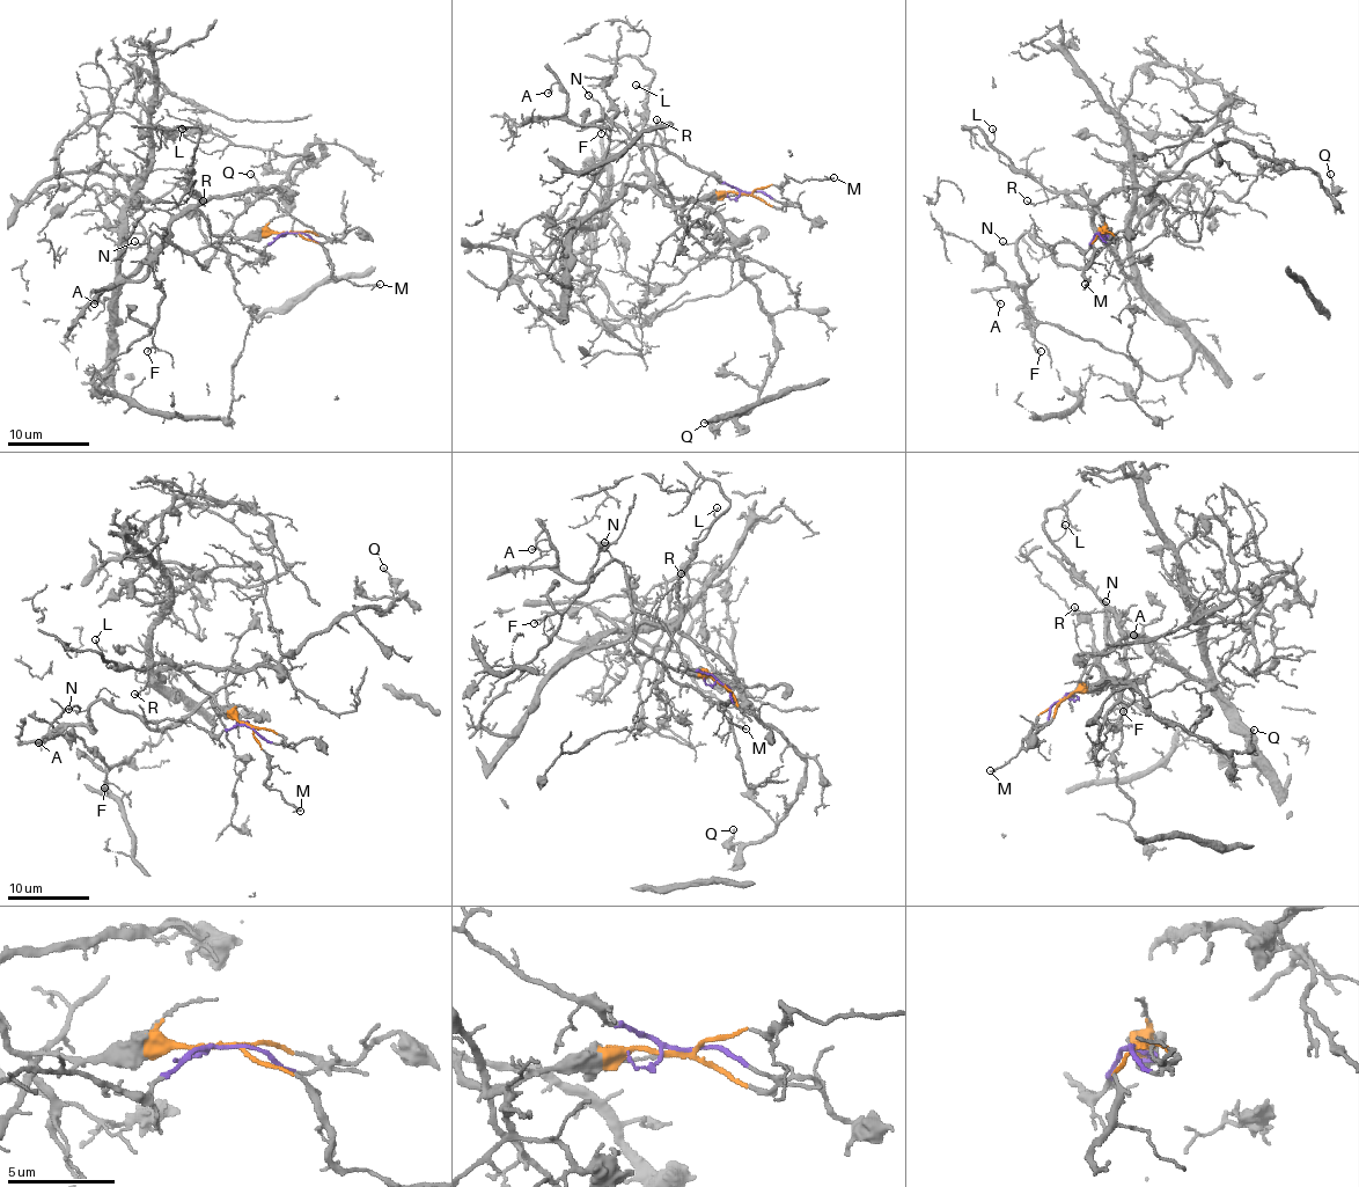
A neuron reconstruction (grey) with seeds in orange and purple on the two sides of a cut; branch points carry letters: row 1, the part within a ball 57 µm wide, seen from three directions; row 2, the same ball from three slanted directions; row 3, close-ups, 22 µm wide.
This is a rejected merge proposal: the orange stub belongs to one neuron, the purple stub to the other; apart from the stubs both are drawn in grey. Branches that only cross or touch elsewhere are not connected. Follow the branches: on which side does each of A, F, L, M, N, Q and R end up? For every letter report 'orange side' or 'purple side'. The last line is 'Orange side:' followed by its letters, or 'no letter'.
A: purple side
F: orange side
L: orange side
M: orange side
N: purple side
Q: orange side
R: orange side
Orange side: F, L, M, Q, R

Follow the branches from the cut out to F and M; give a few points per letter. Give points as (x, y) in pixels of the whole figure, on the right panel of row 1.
F: (1100, 233), (1114, 235), (1095, 209), (1094, 231), (1191, 363), (1157, 380), (1047, 322), (1041, 351)
M: (1100, 233), (1092, 243), (1094, 249), (1084, 278), (1089, 279), (1086, 284)

